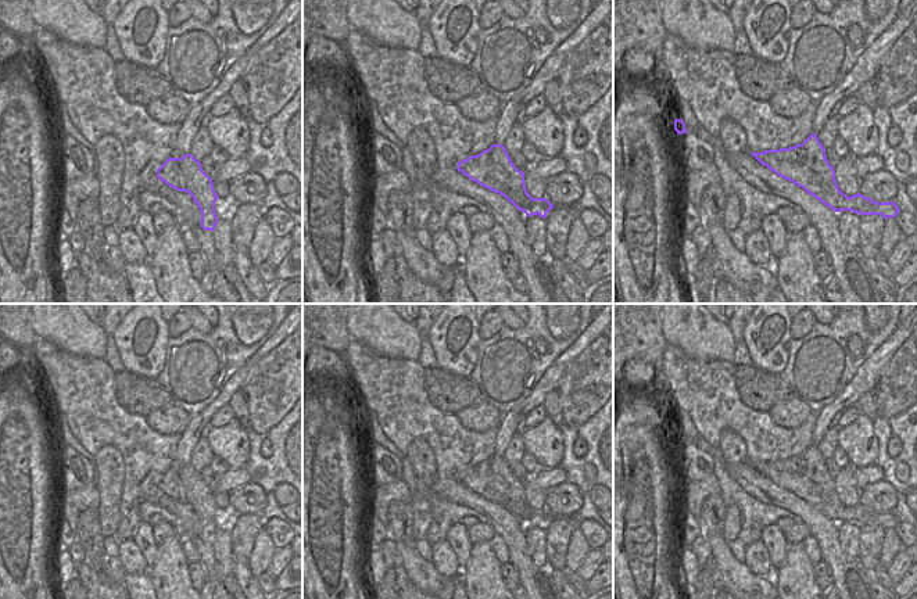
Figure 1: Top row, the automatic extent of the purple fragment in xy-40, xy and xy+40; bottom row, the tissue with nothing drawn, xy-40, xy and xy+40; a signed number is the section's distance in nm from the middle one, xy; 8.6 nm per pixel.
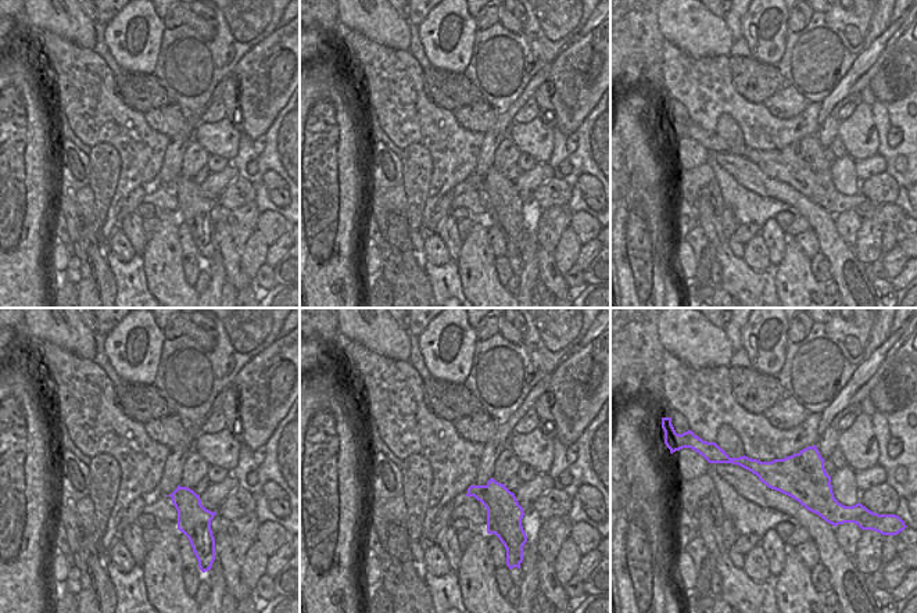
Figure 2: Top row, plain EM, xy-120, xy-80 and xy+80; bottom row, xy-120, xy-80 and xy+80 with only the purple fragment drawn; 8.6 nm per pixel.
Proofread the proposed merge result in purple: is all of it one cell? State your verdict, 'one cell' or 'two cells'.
two cells

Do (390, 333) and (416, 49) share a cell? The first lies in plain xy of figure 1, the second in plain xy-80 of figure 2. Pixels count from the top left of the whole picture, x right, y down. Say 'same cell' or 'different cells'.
different cells

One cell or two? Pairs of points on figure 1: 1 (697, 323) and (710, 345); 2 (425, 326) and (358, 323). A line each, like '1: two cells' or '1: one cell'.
1: one cell
2: two cells

